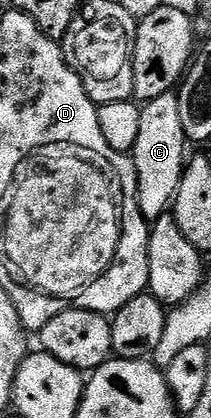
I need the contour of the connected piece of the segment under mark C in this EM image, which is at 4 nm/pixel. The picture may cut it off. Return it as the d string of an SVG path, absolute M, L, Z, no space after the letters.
M176 94L155 97L141 107L139 137L131 152L137 174L137 204L147 221L163 217L172 208L179 193L179 181L187 162L187 140L183 133L183 121L179 117L179 101Z

